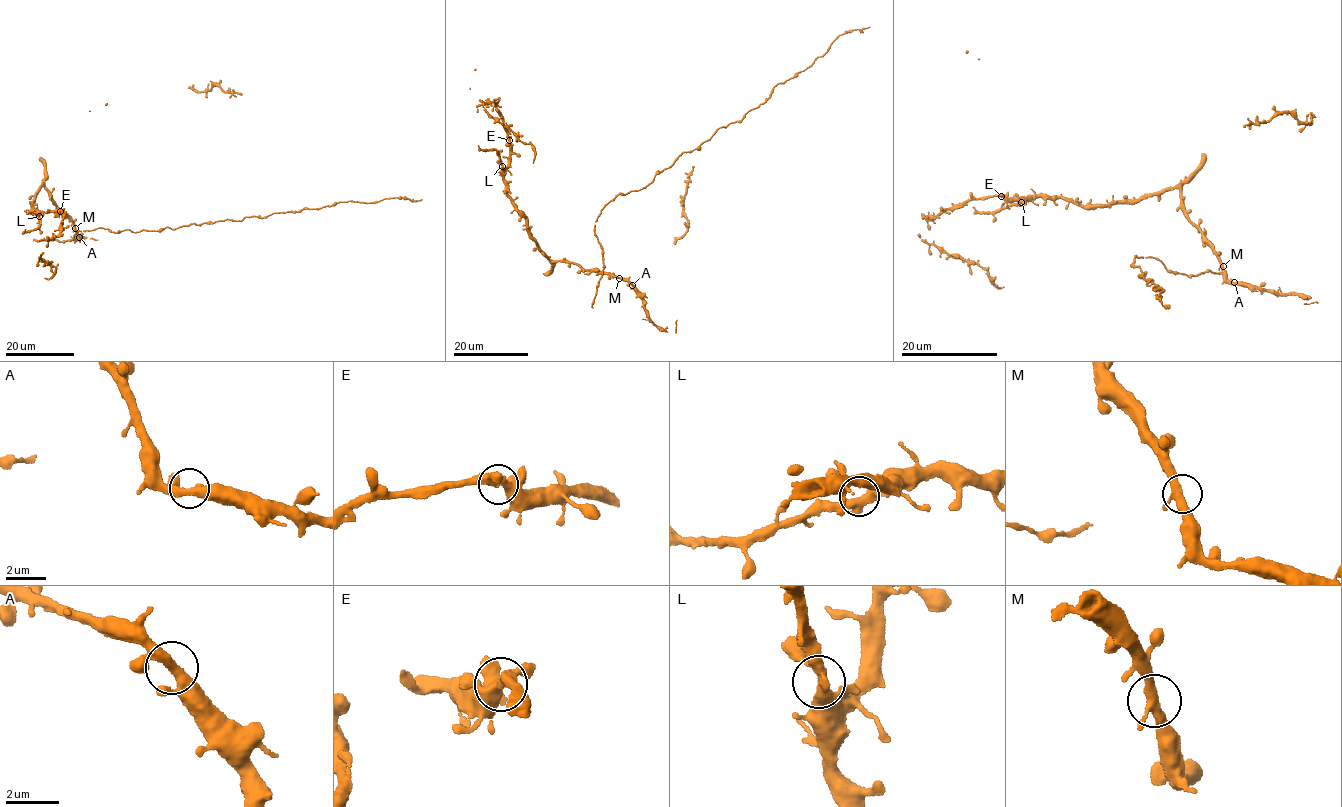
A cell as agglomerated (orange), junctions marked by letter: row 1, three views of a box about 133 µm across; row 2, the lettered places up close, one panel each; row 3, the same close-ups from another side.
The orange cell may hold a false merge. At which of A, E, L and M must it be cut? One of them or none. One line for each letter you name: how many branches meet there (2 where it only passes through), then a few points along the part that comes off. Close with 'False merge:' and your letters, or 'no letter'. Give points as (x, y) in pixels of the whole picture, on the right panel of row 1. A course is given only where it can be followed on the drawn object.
False merge: no letter

